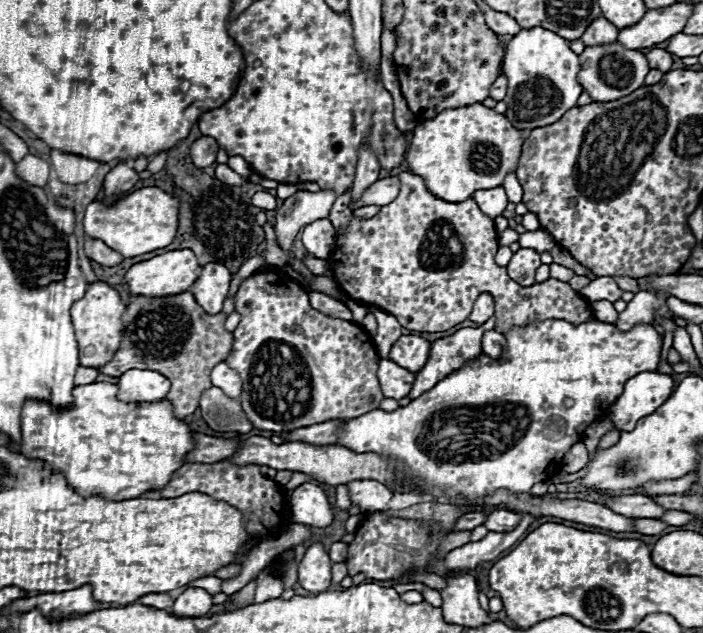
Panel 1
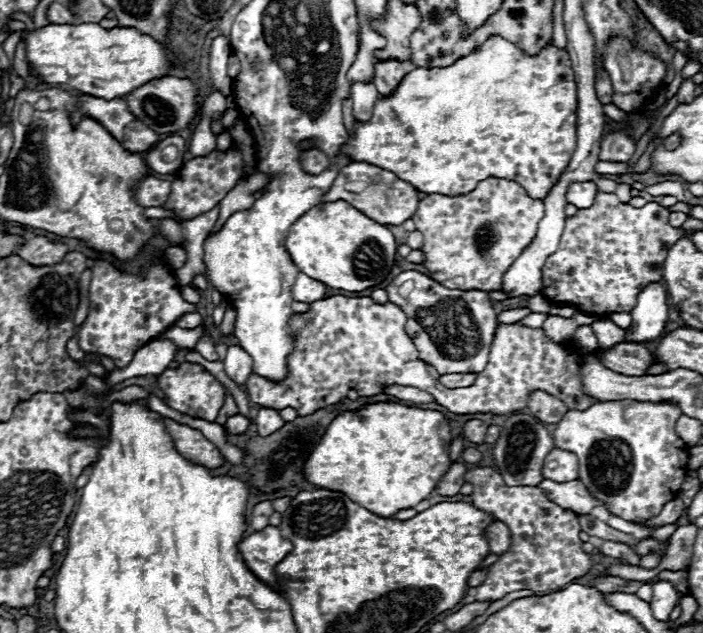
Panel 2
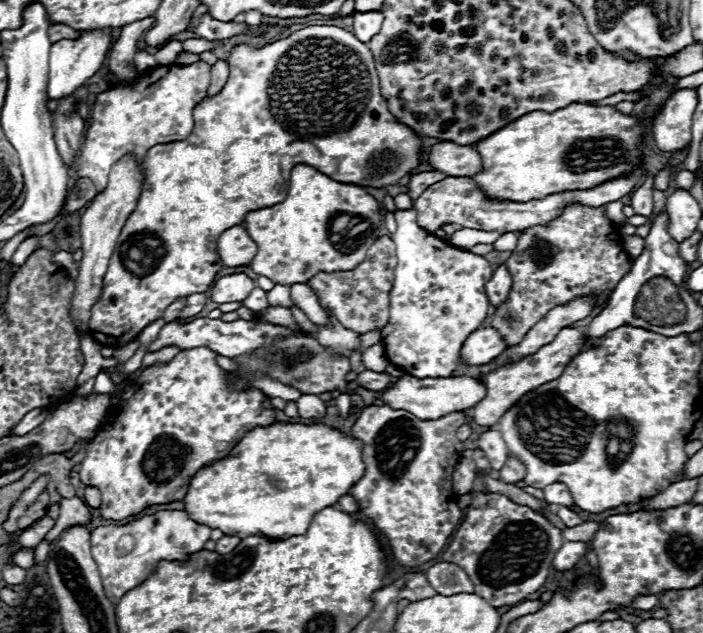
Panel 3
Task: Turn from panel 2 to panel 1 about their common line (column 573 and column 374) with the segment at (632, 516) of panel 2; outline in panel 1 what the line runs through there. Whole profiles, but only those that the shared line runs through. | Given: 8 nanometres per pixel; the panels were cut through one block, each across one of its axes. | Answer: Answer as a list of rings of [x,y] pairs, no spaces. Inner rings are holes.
[[[544,320],[544,322],[538,322],[538,324],[530,324],[526,328],[512,328],[508,332],[508,346],[506,346],[506,352],[502,354],[500,360],[494,360],[494,358],[488,358],[486,354],[478,356],[476,360],[470,360],[466,362],[460,370],[448,374],[444,380],[440,380],[432,390],[424,392],[420,398],[412,400],[408,406],[404,408],[398,408],[394,412],[382,412],[382,410],[372,410],[368,414],[362,414],[358,418],[352,418],[344,424],[344,432],[340,436],[340,440],[336,444],[346,444],[346,448],[354,448],[354,452],[378,452],[382,456],[394,456],[402,462],[408,464],[410,468],[410,476],[412,476],[412,482],[416,484],[416,488],[420,488],[424,494],[430,494],[432,498],[436,498],[438,502],[444,502],[446,500],[446,494],[448,496],[454,496],[454,494],[462,494],[470,500],[474,498],[480,498],[484,496],[486,492],[492,492],[492,490],[498,490],[498,488],[504,488],[504,490],[510,490],[510,492],[530,492],[530,488],[538,482],[546,482],[552,474],[560,472],[562,468],[562,460],[564,460],[564,454],[576,444],[582,440],[582,432],[596,420],[600,420],[602,416],[608,414],[608,408],[610,404],[622,394],[622,388],[624,388],[624,382],[630,378],[630,376],[636,376],[638,372],[654,372],[658,368],[658,362],[660,362],[660,350],[662,350],[662,338],[660,334],[650,328],[650,326],[638,326],[638,328],[632,328],[630,332],[622,334],[618,332],[612,324],[604,324],[604,322],[598,322],[598,320],[588,320],[586,324],[580,324],[580,326],[572,326],[570,322],[566,320]]]

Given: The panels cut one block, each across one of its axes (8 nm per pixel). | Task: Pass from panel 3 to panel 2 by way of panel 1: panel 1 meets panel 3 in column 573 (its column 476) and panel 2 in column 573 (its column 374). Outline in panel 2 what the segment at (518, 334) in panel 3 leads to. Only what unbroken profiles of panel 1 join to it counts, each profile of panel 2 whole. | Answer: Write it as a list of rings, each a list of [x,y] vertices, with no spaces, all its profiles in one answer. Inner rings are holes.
[[[598,190],[594,204],[590,208],[578,210],[574,216],[566,218],[562,238],[558,242],[558,250],[550,254],[542,268],[542,282],[544,282],[544,298],[552,304],[566,304],[574,306],[578,312],[590,316],[606,316],[612,312],[630,312],[636,304],[638,292],[650,284],[662,280],[664,258],[680,236],[680,228],[672,228],[668,224],[668,208],[648,202],[642,208],[632,208],[630,204],[622,204],[616,194],[608,194]]]

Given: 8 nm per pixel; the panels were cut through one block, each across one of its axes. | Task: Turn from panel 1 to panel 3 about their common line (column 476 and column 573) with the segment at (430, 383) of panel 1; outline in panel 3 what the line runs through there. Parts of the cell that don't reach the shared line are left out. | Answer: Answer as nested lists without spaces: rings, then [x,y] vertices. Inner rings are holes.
[[[562,328],[558,332],[558,336],[542,346],[536,354],[530,354],[530,356],[524,356],[522,360],[518,362],[512,362],[512,364],[504,364],[488,374],[482,374],[480,376],[480,382],[486,386],[486,396],[484,400],[480,400],[478,404],[474,404],[470,410],[468,410],[468,416],[480,424],[480,426],[494,426],[500,416],[516,402],[520,400],[526,392],[546,384],[546,380],[554,380],[562,374],[562,368],[566,368],[566,364],[578,354],[582,352],[584,348],[588,348],[588,342],[584,340],[584,334],[580,328]]]

